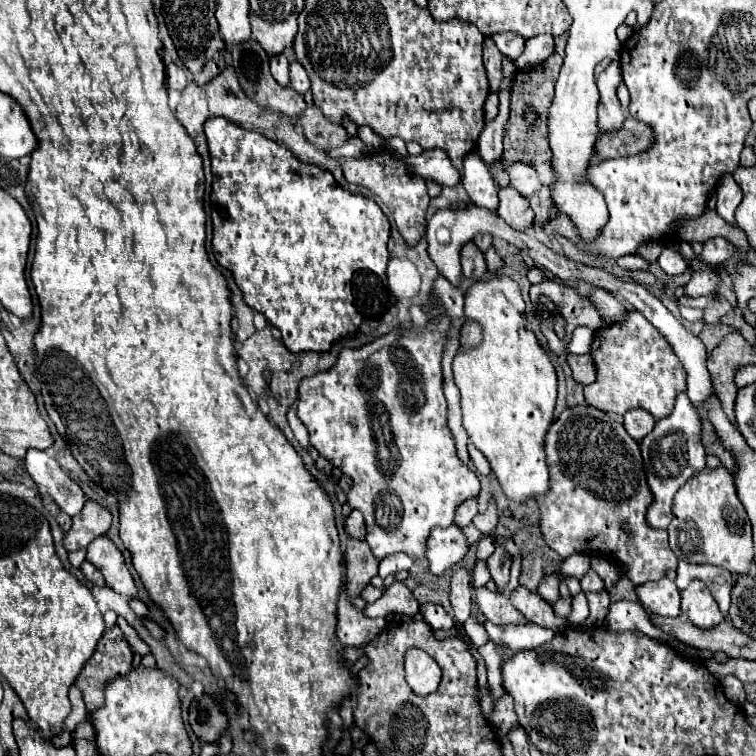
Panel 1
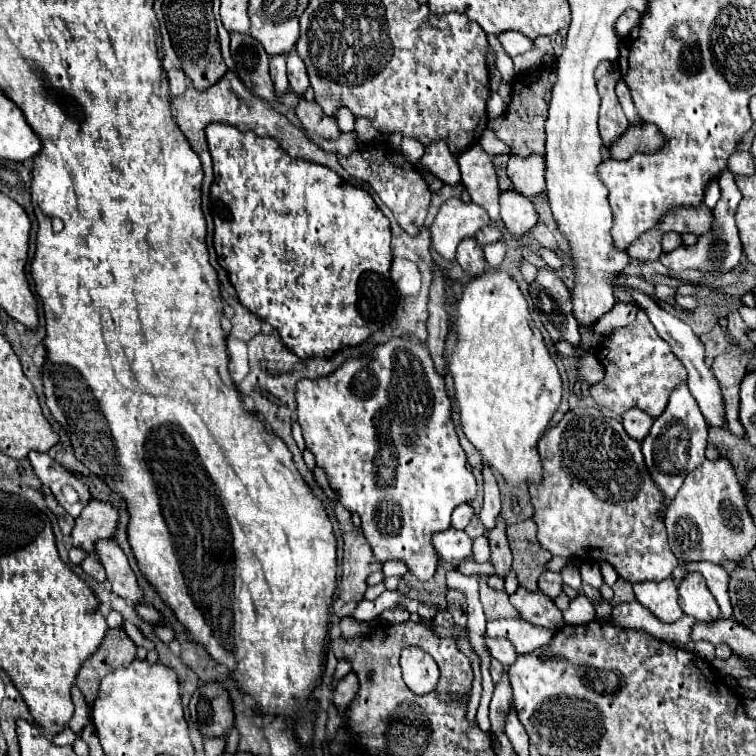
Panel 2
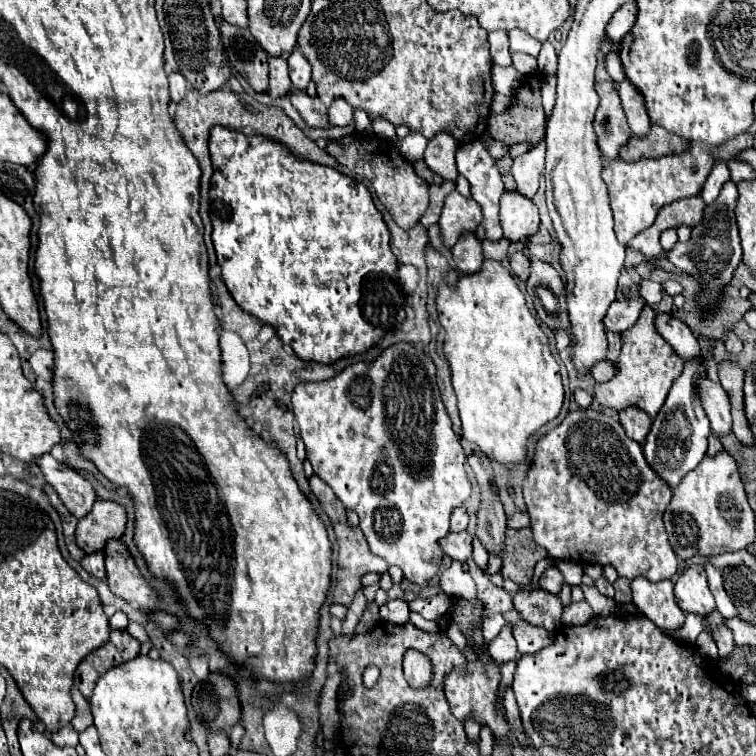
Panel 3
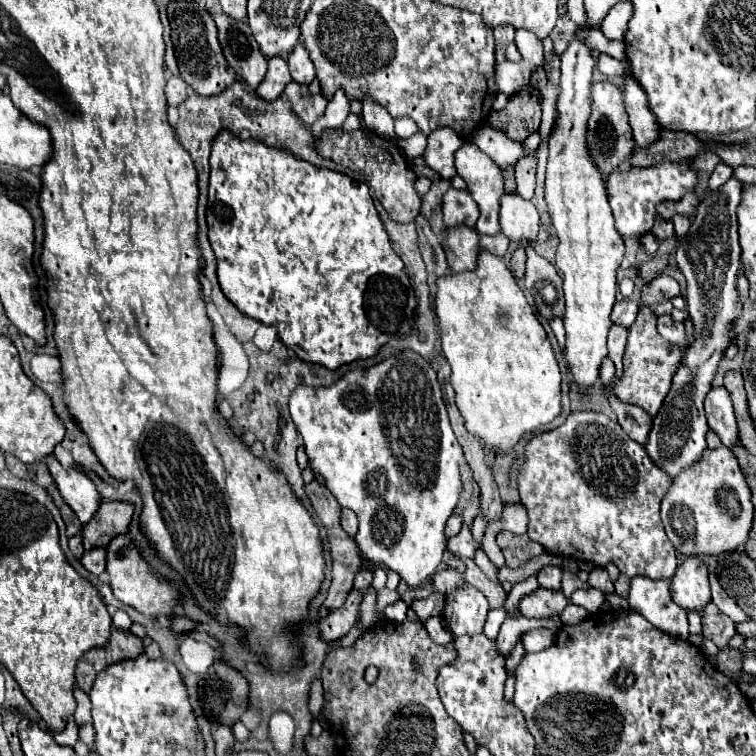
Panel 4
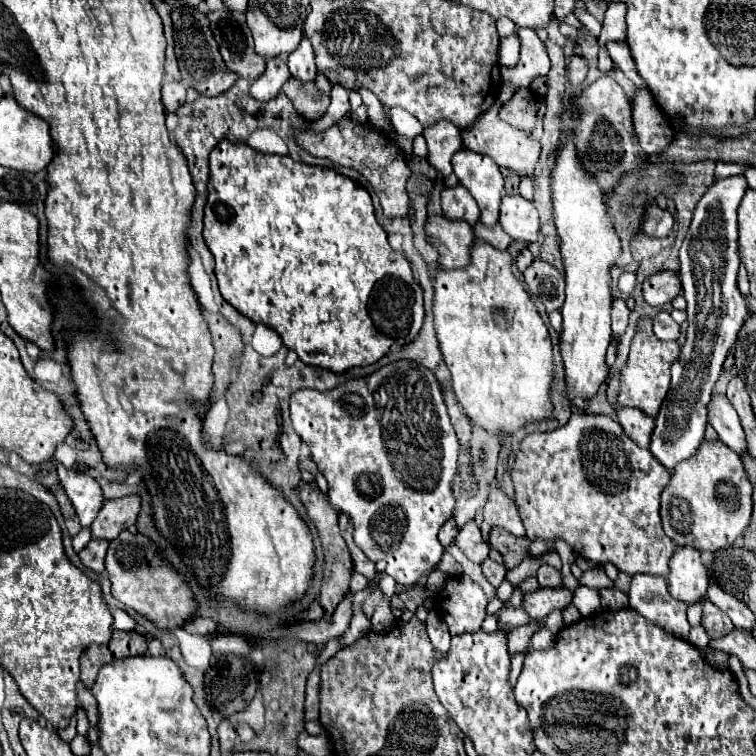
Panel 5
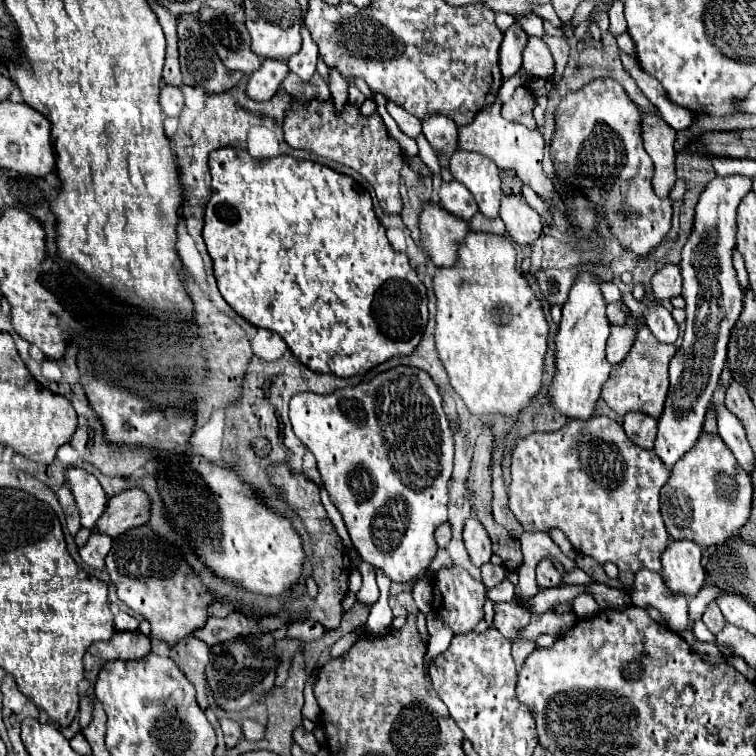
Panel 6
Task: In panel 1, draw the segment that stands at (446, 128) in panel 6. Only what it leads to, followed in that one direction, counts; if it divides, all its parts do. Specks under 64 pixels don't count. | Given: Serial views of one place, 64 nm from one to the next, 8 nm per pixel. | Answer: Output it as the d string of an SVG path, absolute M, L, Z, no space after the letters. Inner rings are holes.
M424 150L420 156L410 156L406 160L414 176L422 180L432 180L442 186L456 186L460 182L460 172L452 166L442 150Z

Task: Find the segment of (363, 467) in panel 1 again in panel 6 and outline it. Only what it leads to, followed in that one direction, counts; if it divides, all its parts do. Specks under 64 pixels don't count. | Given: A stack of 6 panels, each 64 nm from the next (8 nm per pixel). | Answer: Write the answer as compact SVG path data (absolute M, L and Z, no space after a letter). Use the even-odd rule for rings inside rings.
M396 366L386 372L376 374L368 382L360 382L358 386L350 386L350 388L338 388L336 392L332 392L328 396L314 394L314 392L298 392L290 400L290 422L292 422L294 434L302 440L302 444L306 444L314 452L322 482L330 494L332 504L342 512L344 524L348 528L348 534L350 534L352 544L356 546L358 554L366 562L370 562L374 568L382 568L394 582L412 582L418 576L422 576L438 552L434 532L440 524L444 524L448 520L448 482L452 478L452 468L454 468L454 432L444 414L440 392L438 392L436 384L430 380L430 376L424 370L414 368L414 366Z

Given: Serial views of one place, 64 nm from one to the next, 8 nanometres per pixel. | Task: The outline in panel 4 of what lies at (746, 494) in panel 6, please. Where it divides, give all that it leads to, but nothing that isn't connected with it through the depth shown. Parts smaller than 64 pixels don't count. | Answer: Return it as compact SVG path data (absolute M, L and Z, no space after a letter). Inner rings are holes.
M706 448L702 458L678 474L662 502L662 524L682 556L722 554L738 550L748 542L752 530L754 508L750 502L750 488L730 448Z

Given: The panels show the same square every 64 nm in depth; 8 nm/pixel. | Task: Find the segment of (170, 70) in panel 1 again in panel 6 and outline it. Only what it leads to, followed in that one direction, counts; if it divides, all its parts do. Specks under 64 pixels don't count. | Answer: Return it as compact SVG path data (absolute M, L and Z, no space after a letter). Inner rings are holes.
M162 86L162 92L160 92L160 106L164 110L166 116L178 116L182 106L184 106L184 94L182 94L182 88L176 88L176 86Z

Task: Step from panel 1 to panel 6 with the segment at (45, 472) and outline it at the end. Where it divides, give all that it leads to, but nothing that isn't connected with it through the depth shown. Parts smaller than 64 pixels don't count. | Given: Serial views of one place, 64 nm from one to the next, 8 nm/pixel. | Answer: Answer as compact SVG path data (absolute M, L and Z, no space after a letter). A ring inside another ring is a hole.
M66 468L66 480L78 504L82 526L92 530L108 502L100 482L86 470L78 470L78 468Z

